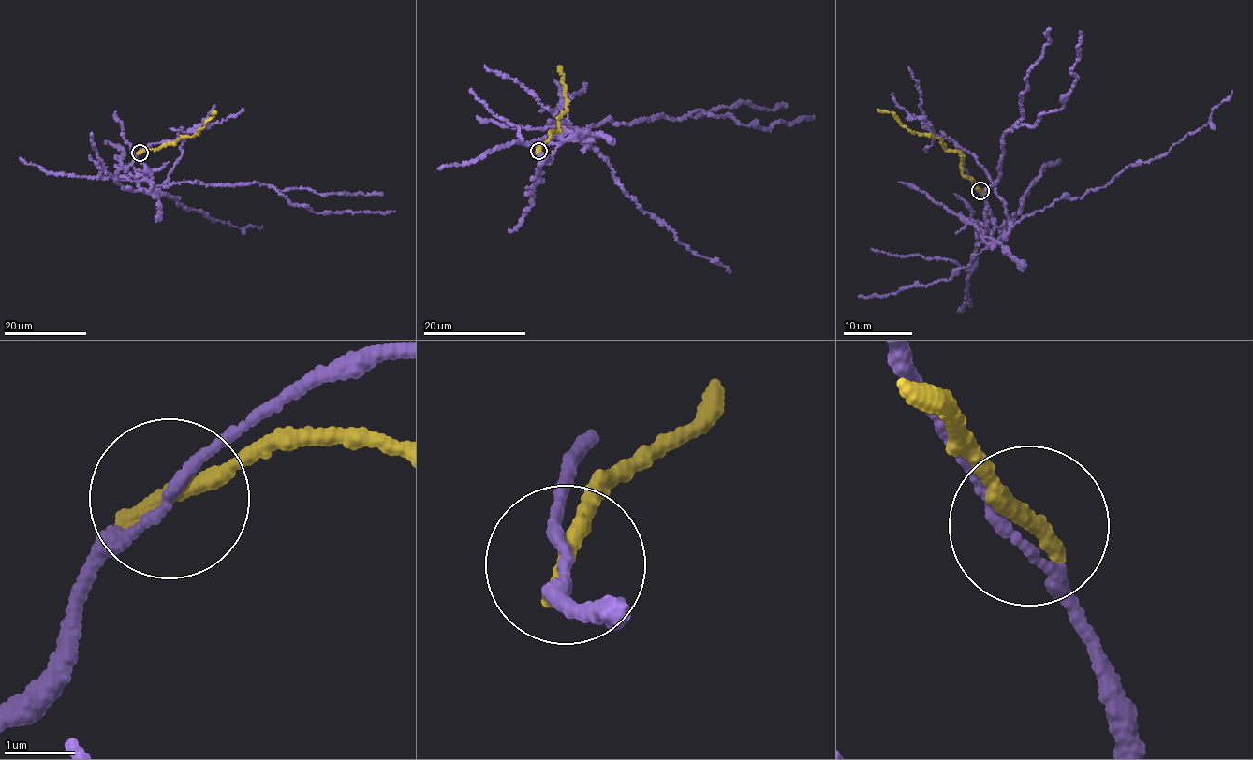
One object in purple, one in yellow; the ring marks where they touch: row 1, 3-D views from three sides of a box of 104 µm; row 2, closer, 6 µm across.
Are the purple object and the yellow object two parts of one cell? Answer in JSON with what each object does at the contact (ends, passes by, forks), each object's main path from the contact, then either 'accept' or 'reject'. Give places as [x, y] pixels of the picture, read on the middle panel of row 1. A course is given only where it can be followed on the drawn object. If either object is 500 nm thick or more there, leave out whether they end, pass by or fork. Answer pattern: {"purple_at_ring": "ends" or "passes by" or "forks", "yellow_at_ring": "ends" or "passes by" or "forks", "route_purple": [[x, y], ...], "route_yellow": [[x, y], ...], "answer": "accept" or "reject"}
{"purple_at_ring": "passes by", "yellow_at_ring": "ends", "route_purple": [[538, 150], [551, 160], [577, 129], [610, 119], [682, 120], [700, 109], [769, 130], [813, 116]], "route_yellow": [[538, 150], [550, 133], [558, 128], [557, 117], [566, 109], [563, 76], [559, 65]], "answer": "reject"}

